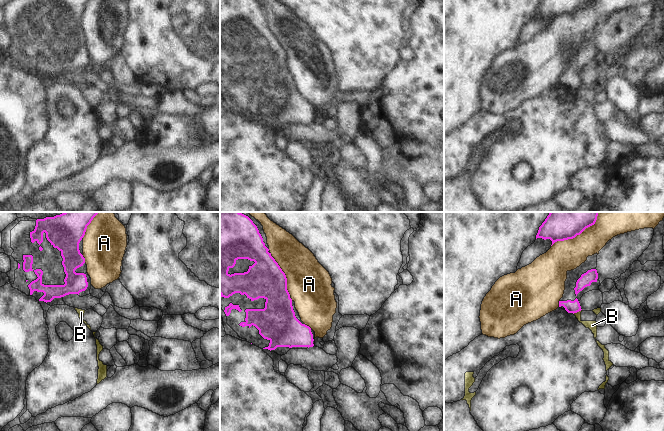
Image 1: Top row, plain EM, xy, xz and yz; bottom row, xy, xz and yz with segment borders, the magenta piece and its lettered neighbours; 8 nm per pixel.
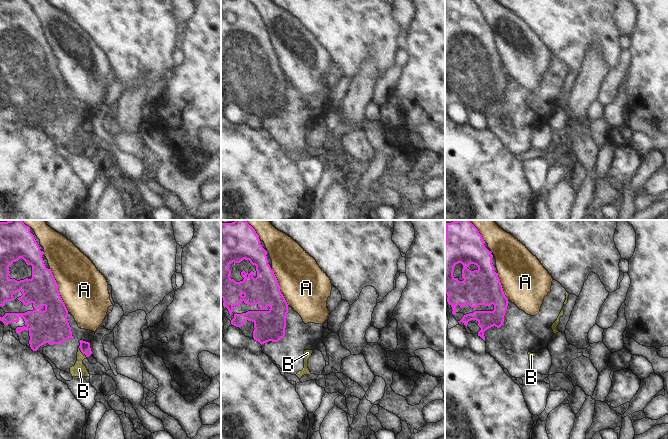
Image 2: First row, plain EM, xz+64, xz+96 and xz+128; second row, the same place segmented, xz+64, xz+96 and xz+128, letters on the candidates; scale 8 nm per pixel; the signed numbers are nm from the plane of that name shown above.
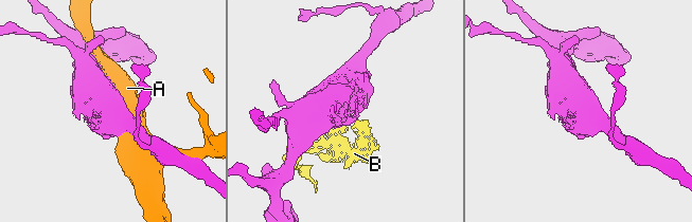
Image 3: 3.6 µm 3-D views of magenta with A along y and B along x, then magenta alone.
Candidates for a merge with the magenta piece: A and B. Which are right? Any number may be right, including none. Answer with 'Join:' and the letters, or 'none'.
Join: none.

